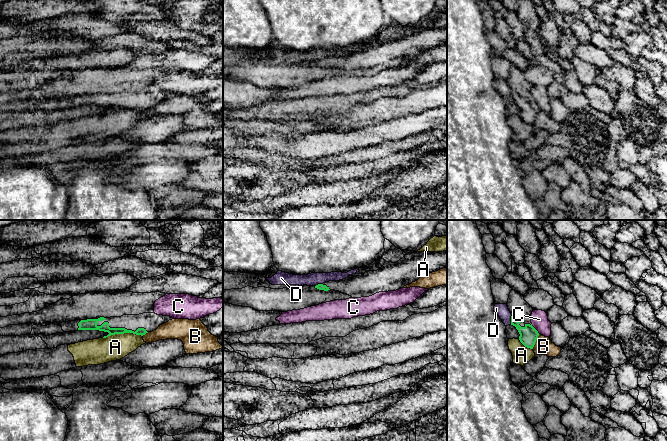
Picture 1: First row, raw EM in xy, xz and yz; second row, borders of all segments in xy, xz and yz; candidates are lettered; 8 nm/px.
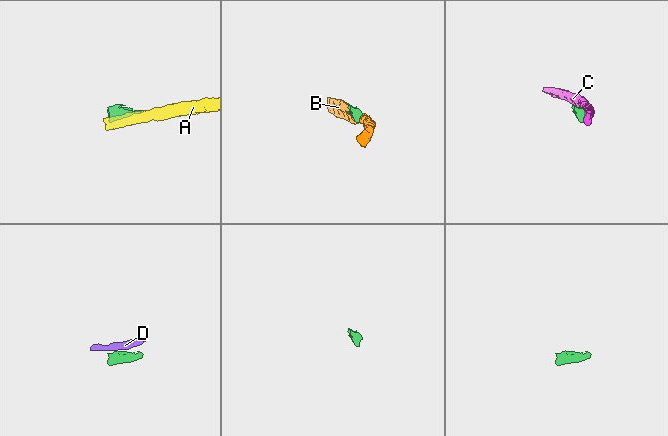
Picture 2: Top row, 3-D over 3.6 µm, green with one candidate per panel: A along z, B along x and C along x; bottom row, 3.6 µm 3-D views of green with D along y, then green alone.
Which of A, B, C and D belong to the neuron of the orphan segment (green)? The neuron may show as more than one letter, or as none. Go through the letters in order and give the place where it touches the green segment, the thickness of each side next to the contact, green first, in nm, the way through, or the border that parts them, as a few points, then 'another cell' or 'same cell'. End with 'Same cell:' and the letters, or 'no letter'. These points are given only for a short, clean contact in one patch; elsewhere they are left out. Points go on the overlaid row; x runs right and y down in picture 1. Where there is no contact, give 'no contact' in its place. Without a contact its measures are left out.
A: xy (122, 333) | 80/200 nm | another cell
B: yz (535, 341) | 140/140 nm | another cell
C: yz (535, 329) | 140/140 nm | another cell
D: yz (511, 319) | 140/100 nm | along yz (512, 315), (510, 323) | another cell
Same cell: no letter

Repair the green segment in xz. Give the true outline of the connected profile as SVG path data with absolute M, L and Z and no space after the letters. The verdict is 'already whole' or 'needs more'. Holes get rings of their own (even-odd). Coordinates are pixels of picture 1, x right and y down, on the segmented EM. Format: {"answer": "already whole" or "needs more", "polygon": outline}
{"answer": "needs more", "polygon": "M447 250L443 252L413 252L396 263L386 262L377 271L352 274L339 281L318 284L319 290L334 290L352 298L369 297L379 292L396 291L421 276L447 268Z"}

